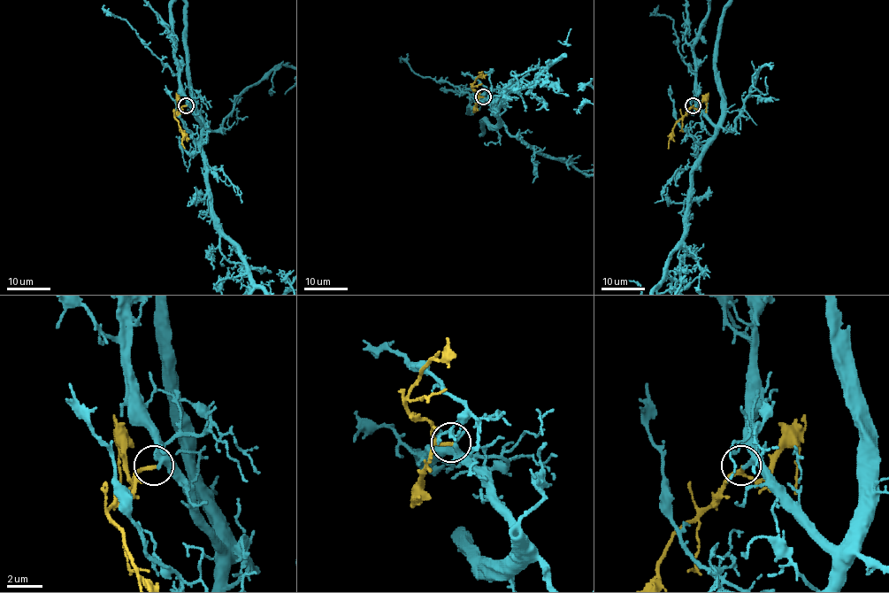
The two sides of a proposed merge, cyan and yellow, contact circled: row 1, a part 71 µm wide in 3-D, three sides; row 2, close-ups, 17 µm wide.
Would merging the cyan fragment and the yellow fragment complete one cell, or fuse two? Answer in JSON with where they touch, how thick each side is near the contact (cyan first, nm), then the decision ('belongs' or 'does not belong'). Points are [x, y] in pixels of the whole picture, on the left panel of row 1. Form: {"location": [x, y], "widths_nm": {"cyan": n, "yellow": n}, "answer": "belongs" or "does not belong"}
{"location": [186, 105], "widths_nm": {"cyan": 260, "yellow": 150}, "answer": "belongs"}

